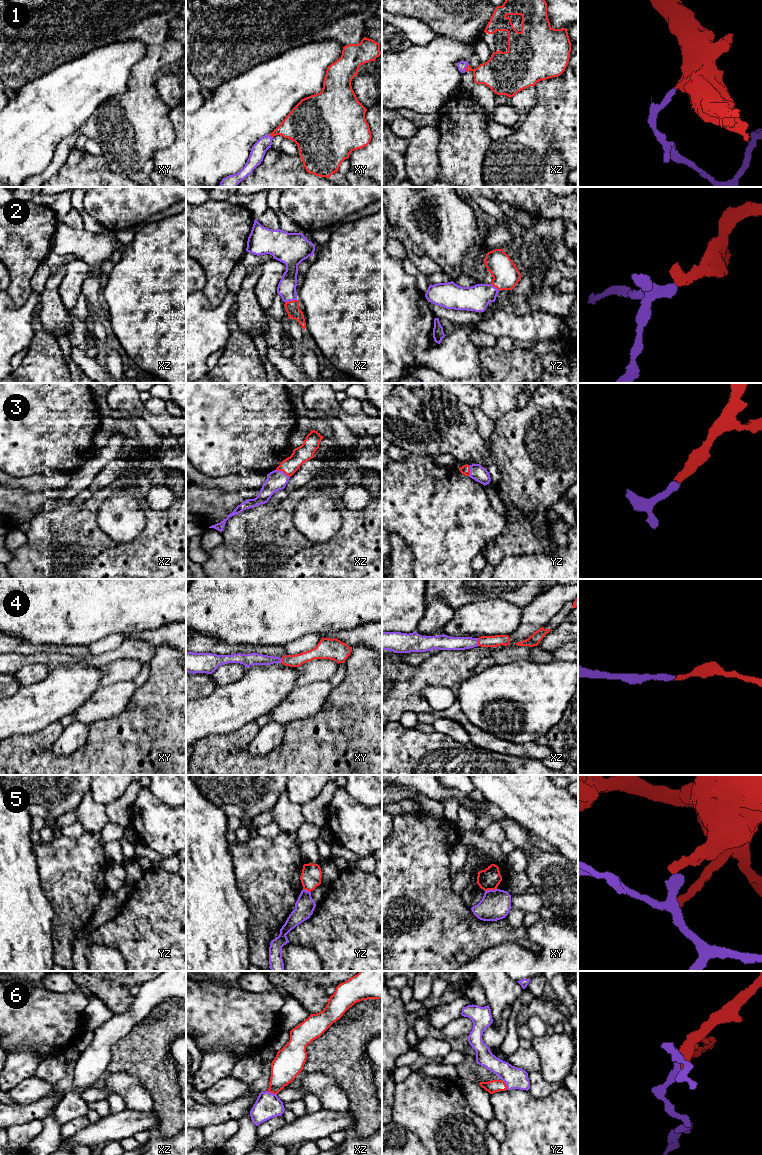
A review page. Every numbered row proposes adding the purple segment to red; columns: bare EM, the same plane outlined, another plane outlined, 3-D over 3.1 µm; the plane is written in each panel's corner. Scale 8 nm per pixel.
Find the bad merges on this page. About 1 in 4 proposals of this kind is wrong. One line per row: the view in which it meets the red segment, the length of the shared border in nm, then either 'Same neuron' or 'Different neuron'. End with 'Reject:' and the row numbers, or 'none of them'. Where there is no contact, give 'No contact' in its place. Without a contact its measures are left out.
1: Touches red in xz. Shared border 70 nm. Same neuron
2: Touches red in xz. Shared border 100 nm. Same neuron
3: Touches red in xz. Shared border 130 nm. Same neuron
4: Touches red in xz. Shared border 60 nm. Same neuron
5: Touches red in xy. Shared border 100 nm. Different neuron
6: Touches red in yz. Shared border 100 nm. Same neuron
Reject: 5

